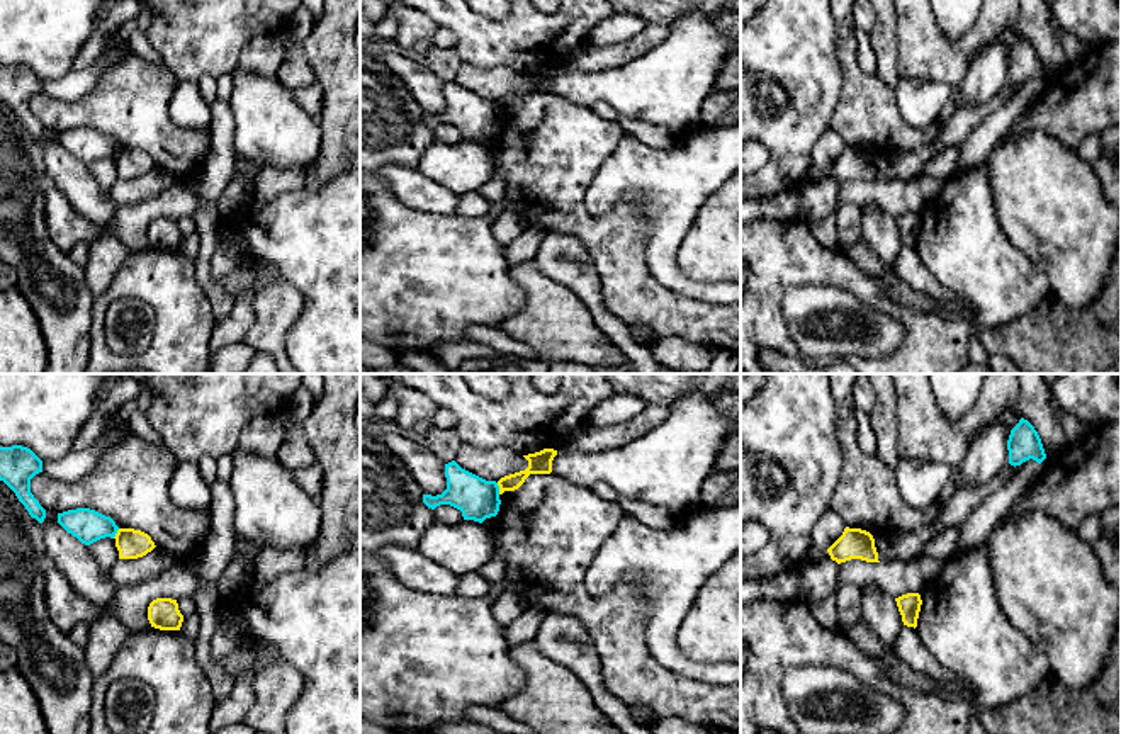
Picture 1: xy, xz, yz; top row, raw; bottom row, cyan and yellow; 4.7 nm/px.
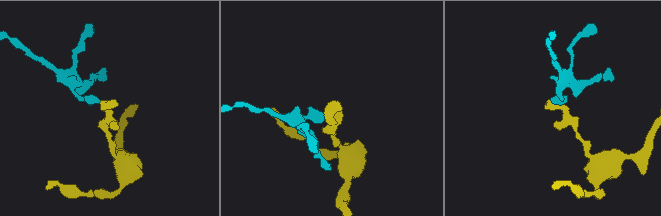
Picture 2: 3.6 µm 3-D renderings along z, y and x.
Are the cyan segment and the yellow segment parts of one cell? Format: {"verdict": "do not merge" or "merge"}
{"verdict": "do not merge"}

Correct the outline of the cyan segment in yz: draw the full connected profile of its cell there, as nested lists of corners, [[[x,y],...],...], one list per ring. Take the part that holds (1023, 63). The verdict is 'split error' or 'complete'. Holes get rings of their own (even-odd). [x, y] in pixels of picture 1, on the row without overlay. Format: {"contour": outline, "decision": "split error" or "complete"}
{"contour": [[[1021,37],[1019,42],[1011,49],[1007,59],[1009,83],[1021,85],[1022,82],[1033,78],[1041,83],[1046,78],[1041,58],[1034,46]]], "decision": "complete"}

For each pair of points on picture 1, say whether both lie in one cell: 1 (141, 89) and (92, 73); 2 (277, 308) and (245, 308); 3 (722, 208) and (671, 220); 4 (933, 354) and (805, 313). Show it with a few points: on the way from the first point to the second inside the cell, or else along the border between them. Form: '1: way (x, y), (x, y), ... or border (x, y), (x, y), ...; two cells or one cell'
1: border (119, 55), (82, 97), (68, 101); two cells
2: border (253, 293), (253, 321), (242, 338); two cells
3: border (722, 182), (698, 211), (680, 248); two cells
4: border (877, 311), (904, 327), (902, 342), (889, 355); two cells

